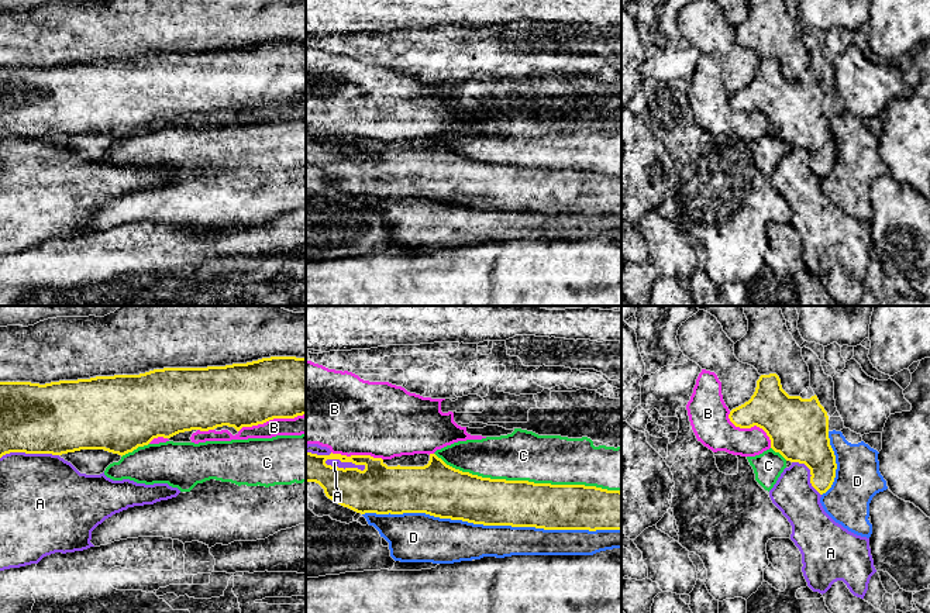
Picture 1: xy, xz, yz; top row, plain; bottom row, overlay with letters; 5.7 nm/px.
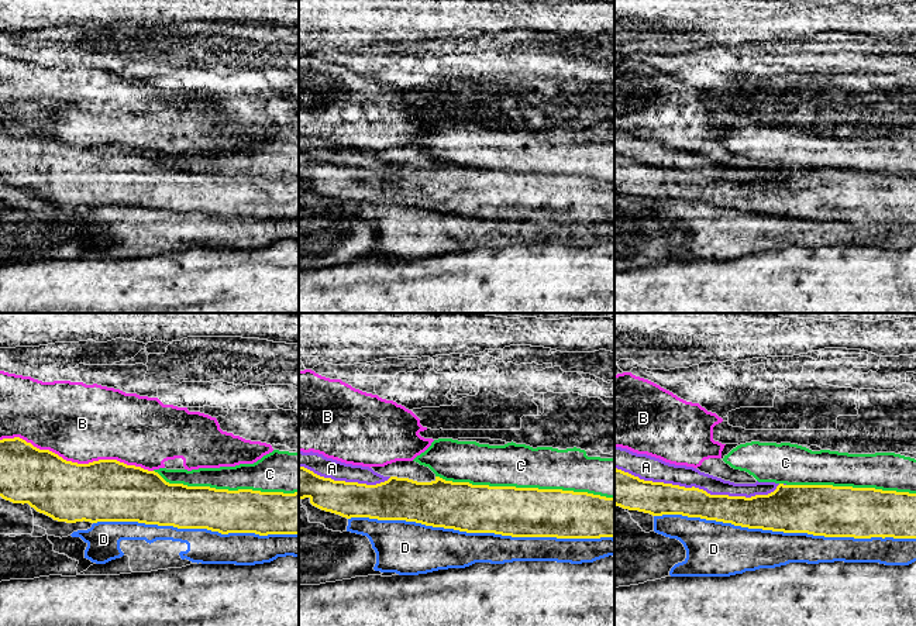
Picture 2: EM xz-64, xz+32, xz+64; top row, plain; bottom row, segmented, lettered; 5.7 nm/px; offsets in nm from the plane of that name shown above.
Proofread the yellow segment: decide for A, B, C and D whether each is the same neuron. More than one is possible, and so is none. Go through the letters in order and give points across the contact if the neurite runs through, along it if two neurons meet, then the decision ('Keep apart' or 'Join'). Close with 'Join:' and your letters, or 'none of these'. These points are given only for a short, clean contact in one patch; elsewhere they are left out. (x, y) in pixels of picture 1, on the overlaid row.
A: Keep apart
B: Keep apart
C: Keep apart
D: Keep apart
Join: none of these

